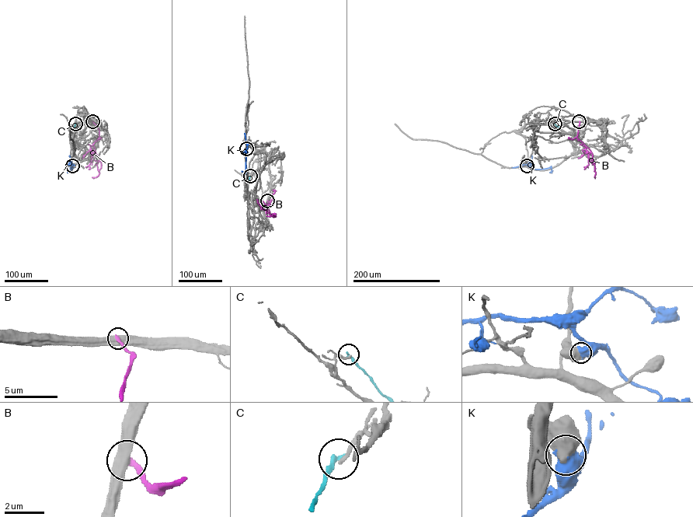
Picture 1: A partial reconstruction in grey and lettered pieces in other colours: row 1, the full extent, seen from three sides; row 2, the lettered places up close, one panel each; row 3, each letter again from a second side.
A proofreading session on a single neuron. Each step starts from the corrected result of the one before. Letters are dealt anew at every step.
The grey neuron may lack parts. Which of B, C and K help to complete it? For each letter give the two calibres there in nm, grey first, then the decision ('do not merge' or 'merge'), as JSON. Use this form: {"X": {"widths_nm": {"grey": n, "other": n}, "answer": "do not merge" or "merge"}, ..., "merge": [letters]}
{"B": {"widths_nm": {"grey": 600, "other": 260}, "answer": "do not merge"}, "C": {"widths_nm": {"grey": 180, "other": 280}, "answer": "do not merge"}, "K": {"widths_nm": {"grey": 550, "other": 800}, "answer": "do not merge"}, "merge": []}

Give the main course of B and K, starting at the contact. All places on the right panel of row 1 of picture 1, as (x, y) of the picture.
B: (579, 121), (576, 137), (592, 154), (594, 177)
K: (527, 165), (536, 169), (551, 167), (549, 172)

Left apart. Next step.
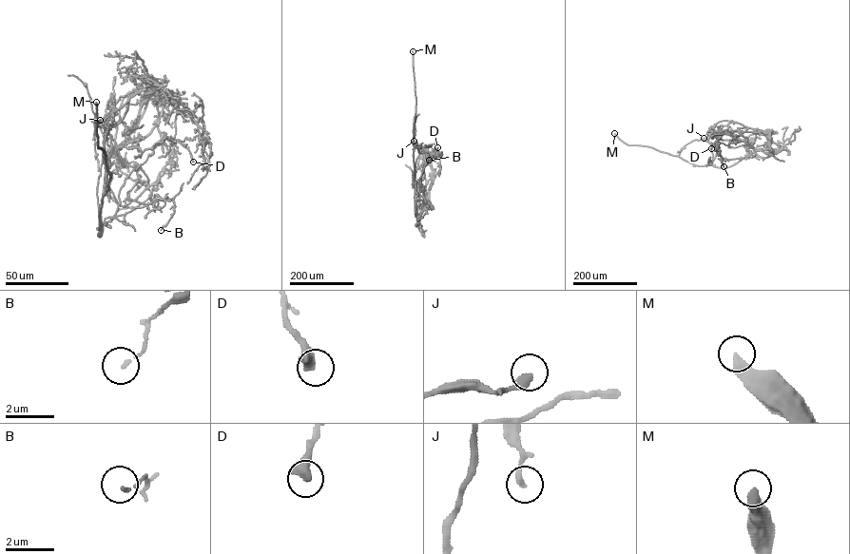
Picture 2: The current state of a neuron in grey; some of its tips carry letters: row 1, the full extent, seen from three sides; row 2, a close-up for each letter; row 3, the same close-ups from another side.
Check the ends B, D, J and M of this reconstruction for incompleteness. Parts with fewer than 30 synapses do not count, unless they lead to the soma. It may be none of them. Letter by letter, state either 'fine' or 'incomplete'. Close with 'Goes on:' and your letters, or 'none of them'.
B: fine
D: fine
J: fine
M: incomplete
Goes on: M

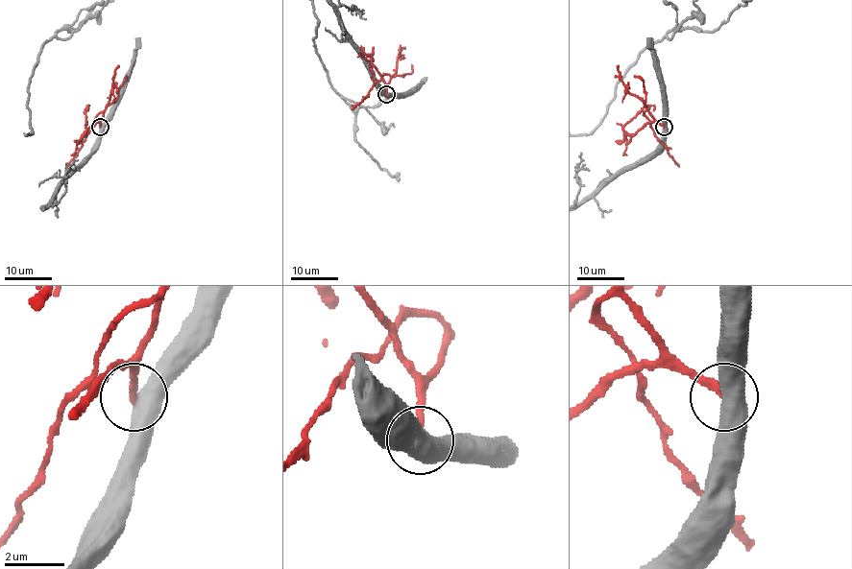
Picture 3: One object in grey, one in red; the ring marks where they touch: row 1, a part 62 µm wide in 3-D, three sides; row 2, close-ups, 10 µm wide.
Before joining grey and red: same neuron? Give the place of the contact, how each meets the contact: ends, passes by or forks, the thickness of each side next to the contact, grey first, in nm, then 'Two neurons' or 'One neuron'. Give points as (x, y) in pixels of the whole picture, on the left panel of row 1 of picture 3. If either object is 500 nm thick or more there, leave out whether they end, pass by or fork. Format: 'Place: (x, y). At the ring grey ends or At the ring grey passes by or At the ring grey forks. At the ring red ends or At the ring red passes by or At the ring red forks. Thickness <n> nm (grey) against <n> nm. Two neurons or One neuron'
Place: (100, 127). At the ring grey passes by. At the ring red ends. Thickness 480 nm (grey) against 260 nm. One neuron

